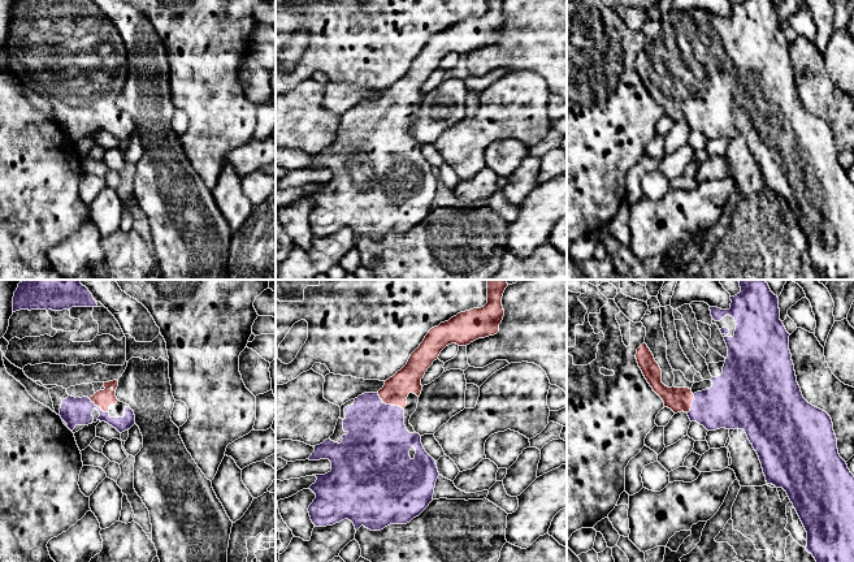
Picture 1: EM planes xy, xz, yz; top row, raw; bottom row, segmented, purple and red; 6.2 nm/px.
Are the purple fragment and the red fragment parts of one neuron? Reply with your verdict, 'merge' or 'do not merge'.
merge

